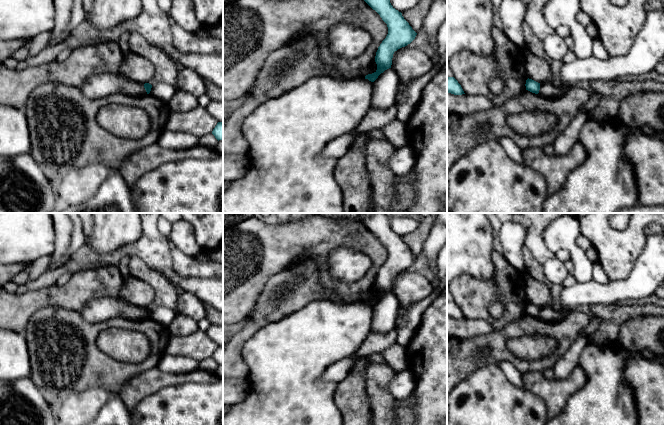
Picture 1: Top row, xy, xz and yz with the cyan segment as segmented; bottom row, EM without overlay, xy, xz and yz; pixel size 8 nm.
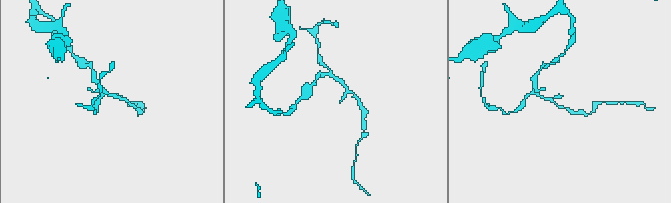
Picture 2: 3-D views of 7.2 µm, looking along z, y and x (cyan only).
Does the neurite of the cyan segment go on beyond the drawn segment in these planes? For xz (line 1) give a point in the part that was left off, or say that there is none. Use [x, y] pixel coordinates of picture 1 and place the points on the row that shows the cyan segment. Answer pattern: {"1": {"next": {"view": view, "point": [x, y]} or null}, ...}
{"1": {"next": null}}

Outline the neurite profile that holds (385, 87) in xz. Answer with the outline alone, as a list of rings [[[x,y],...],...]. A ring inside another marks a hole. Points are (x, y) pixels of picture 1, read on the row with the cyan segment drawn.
[[[389,68],[381,73],[373,82],[371,107],[386,109],[395,105],[399,87],[397,74]]]

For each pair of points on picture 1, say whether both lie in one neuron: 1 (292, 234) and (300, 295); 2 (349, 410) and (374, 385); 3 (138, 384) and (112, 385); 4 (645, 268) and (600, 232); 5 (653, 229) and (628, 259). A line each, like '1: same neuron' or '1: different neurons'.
1: different neurons
2: different neurons
3: different neurons
4: different neurons
5: different neurons

